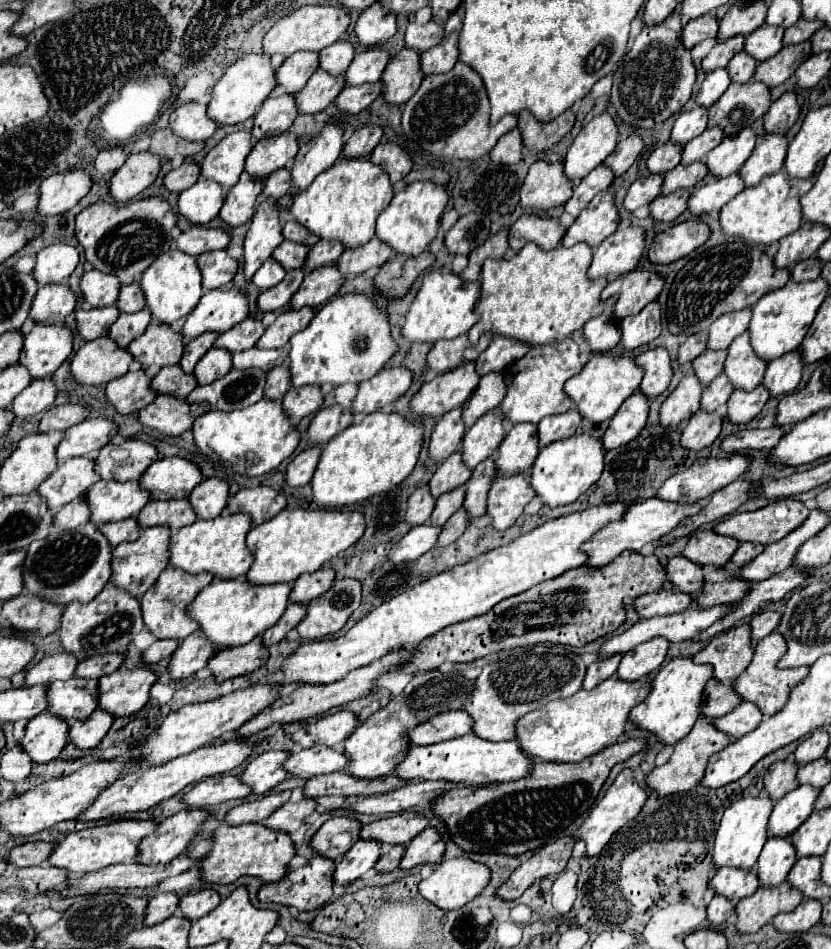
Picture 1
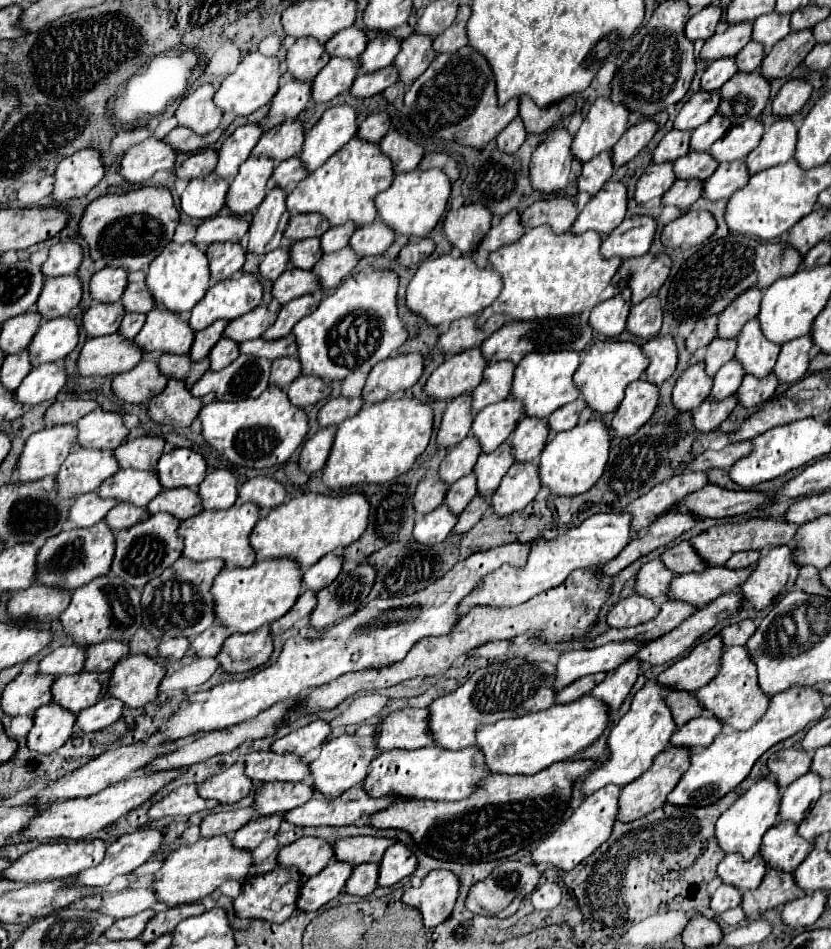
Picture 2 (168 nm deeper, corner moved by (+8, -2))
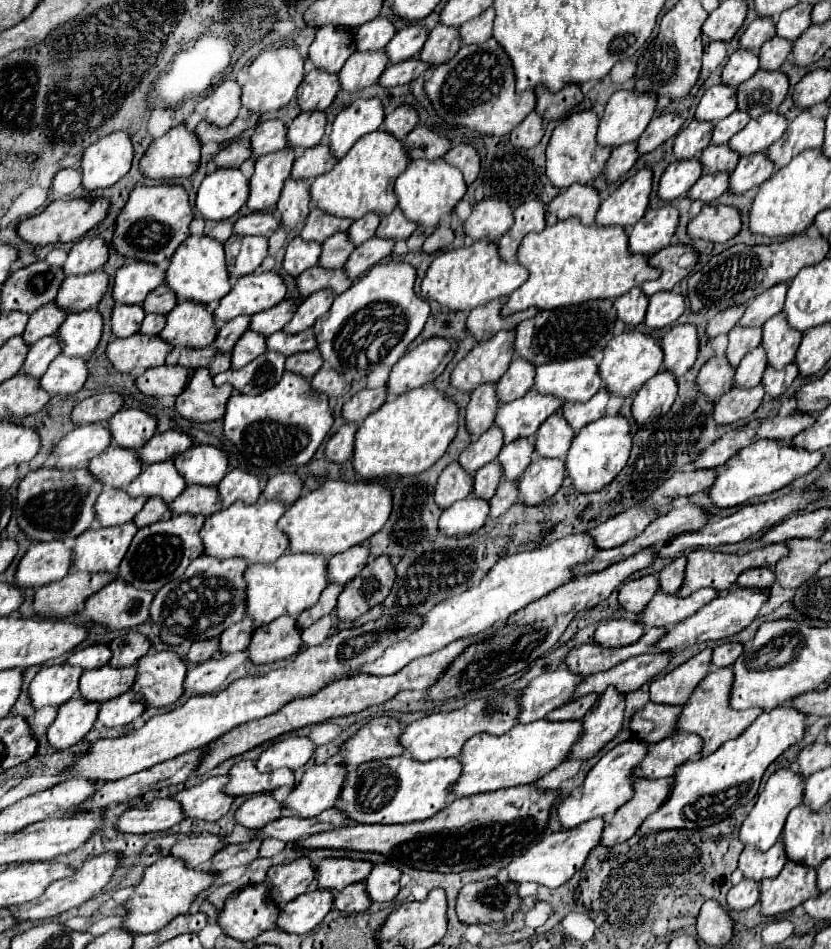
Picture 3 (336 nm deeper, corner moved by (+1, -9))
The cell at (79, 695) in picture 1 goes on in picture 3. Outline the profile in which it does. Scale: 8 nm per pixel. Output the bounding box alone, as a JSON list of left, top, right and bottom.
[79,666,135,702]

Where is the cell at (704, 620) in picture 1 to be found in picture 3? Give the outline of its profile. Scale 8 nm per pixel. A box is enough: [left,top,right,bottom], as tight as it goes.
[517,668,579,724]

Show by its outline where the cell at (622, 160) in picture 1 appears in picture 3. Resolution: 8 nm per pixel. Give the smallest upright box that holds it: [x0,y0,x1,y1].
[639,112,683,154]

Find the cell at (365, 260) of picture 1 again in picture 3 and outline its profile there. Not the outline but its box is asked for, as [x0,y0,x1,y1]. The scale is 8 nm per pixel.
[377,208,417,240]

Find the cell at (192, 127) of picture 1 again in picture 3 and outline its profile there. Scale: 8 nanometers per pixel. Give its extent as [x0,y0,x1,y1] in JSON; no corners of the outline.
[197,80,241,126]

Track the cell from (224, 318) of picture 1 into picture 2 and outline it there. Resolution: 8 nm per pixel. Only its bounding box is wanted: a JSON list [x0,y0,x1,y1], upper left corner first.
[190,275,262,331]

